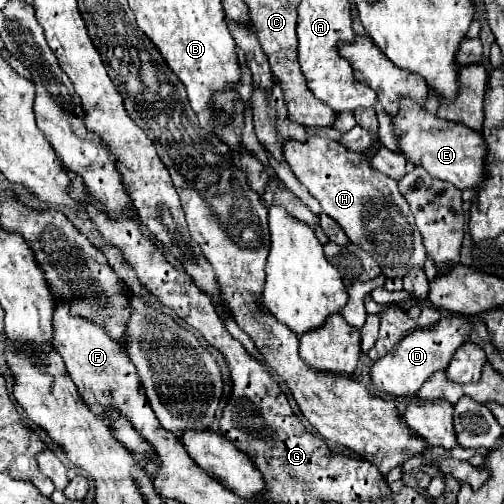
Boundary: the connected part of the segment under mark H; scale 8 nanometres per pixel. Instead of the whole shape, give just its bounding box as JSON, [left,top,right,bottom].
[283,134,425,278]

